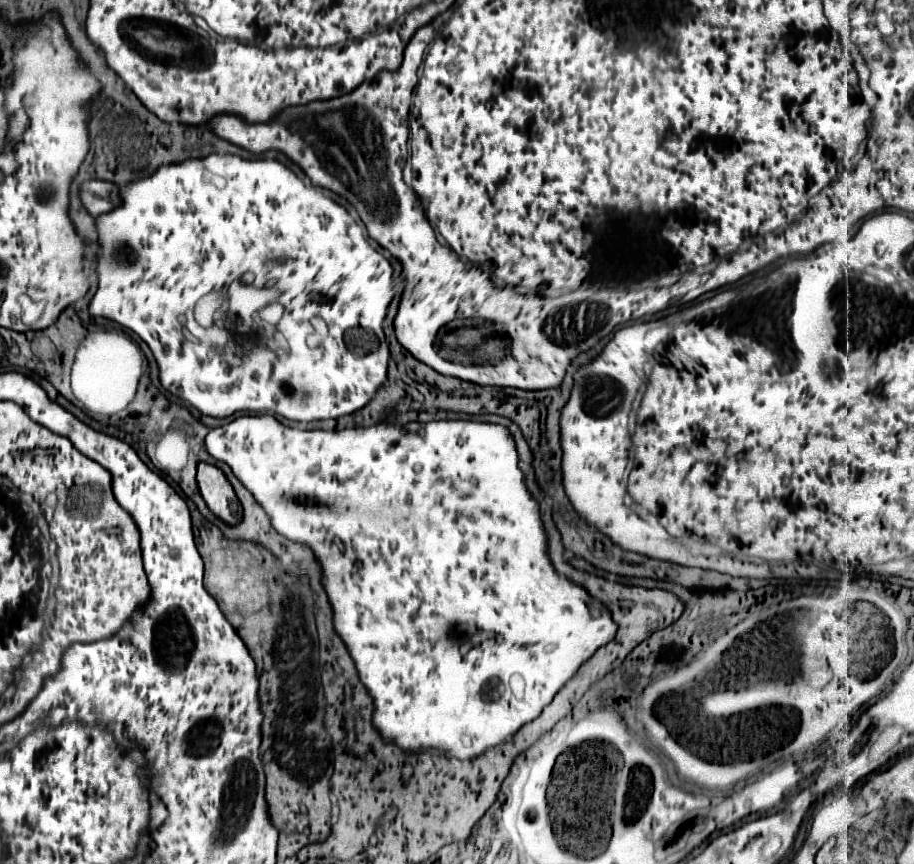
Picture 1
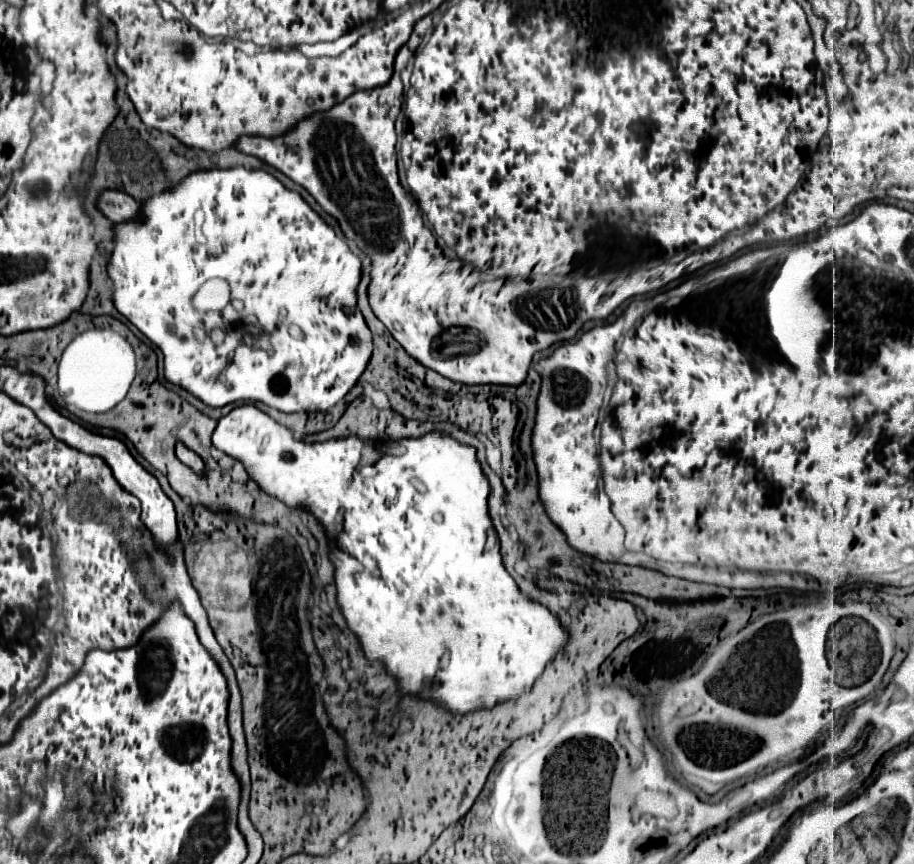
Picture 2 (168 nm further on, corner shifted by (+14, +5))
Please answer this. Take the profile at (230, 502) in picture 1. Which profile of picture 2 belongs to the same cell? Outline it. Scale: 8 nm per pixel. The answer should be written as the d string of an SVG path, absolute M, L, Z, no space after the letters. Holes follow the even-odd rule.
M181 442L177 444L177 448L175 448L175 452L177 452L177 458L185 464L185 466L189 466L195 474L205 474L205 464L203 464L203 460L197 456L197 454L193 454L187 446L181 446Z

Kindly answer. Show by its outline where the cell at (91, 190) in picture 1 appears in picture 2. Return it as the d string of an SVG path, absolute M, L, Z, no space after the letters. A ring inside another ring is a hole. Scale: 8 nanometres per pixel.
M103 190L97 198L97 208L115 224L125 222L125 218L135 218L139 202L121 190Z

